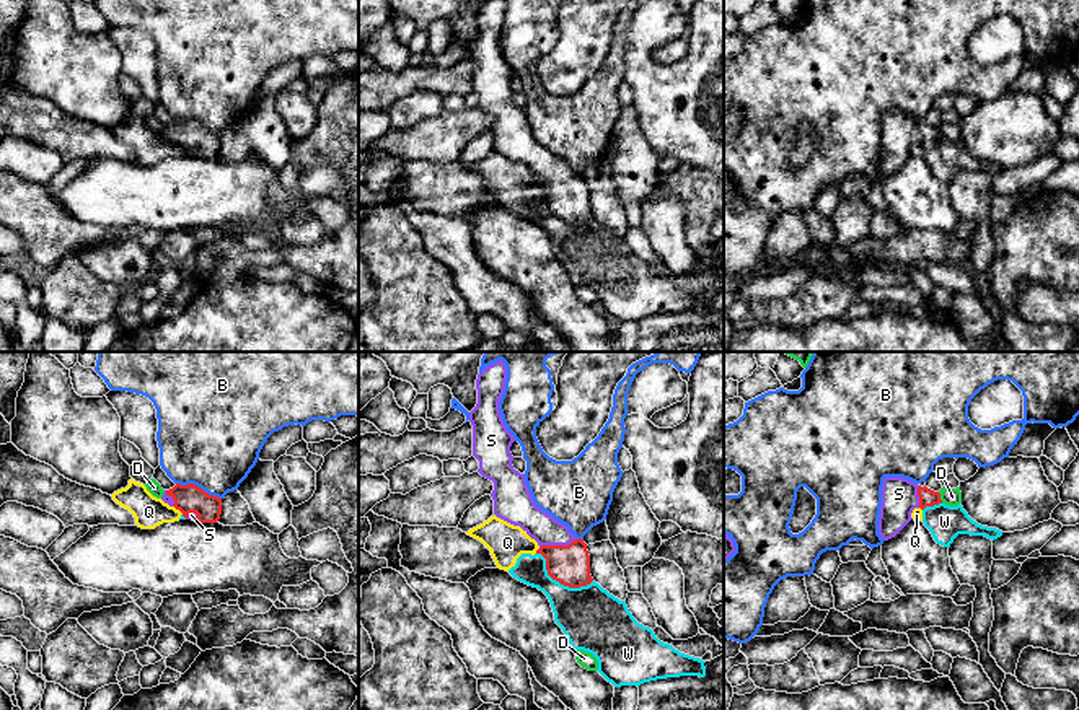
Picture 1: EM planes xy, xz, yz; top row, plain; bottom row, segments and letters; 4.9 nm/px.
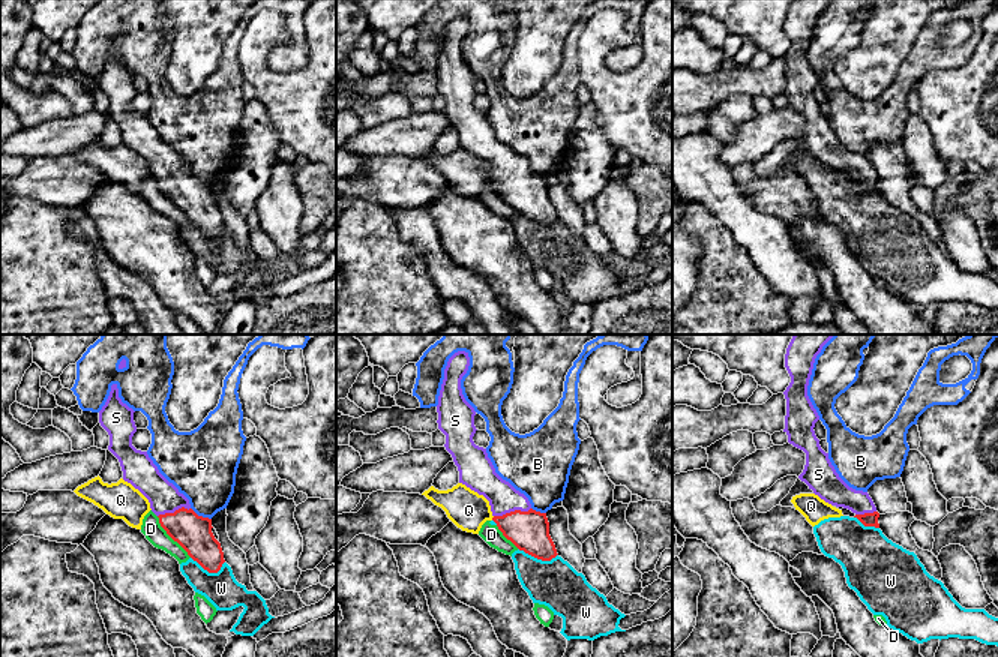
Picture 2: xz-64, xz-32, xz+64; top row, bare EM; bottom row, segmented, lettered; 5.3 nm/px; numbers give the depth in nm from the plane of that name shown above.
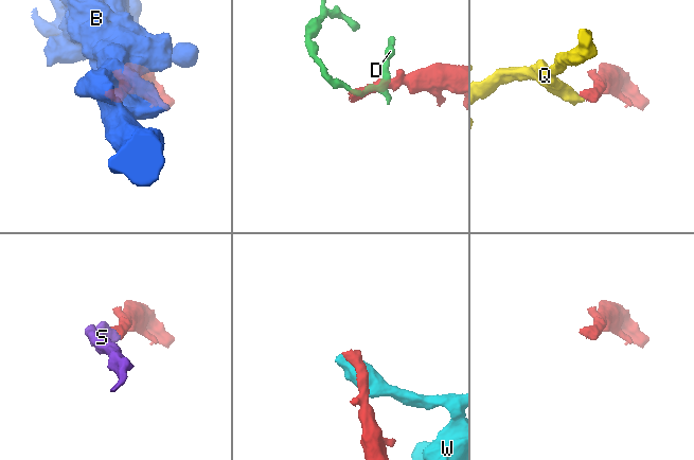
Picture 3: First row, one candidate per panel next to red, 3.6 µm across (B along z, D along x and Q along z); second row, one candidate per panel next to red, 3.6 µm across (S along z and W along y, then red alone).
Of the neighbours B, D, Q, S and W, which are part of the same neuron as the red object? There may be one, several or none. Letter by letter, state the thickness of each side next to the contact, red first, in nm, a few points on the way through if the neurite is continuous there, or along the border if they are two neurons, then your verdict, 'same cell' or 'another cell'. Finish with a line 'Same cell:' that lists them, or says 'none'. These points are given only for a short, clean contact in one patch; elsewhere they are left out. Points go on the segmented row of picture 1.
B: 140/480 nm | another cell
D: 90/90 nm | another cell
Q: 140/160 nm | along xy (173, 505), (183, 513) | another cell
S: 200/150 nm | across xz (569, 565), (558, 546), (522, 512) | same cell
W: 200/300 nm | another cell
Same cell: S

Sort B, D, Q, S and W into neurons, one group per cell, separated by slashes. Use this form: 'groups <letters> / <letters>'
groups B / D / Q W / S

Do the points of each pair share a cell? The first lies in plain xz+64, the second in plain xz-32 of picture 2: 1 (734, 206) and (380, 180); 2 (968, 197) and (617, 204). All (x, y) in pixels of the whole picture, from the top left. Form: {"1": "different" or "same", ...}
{"1": "different", "2": "different"}

